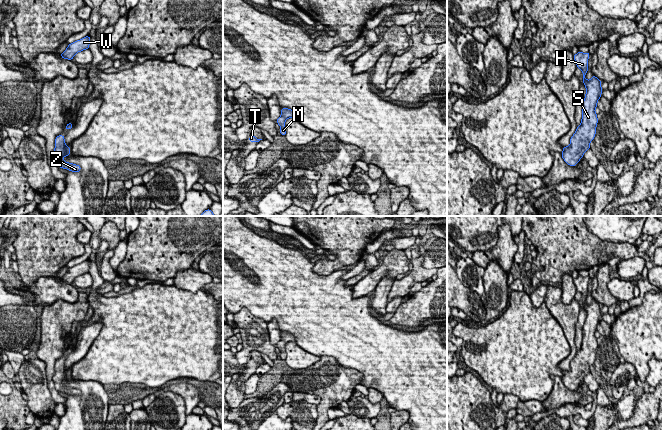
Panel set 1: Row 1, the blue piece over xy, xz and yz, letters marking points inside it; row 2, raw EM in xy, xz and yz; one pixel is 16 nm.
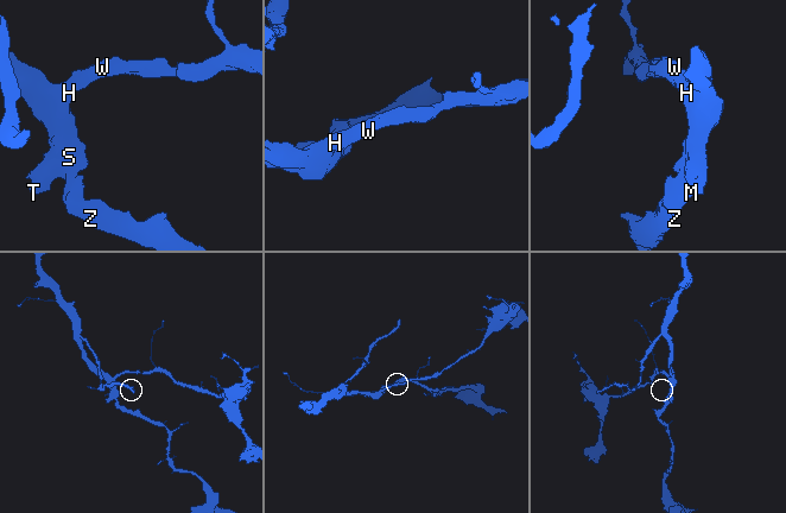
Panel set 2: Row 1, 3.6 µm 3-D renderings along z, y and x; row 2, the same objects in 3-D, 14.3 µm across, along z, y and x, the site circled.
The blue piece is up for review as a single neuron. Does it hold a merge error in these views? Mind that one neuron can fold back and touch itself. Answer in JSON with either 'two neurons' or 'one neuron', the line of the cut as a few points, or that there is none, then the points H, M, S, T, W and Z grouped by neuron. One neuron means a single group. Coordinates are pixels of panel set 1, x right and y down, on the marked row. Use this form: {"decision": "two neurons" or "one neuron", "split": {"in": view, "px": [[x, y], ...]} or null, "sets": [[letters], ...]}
{"decision": "one neuron", "split": null, "sets": [["H", "M", "S", "T", "W", "Z"]]}

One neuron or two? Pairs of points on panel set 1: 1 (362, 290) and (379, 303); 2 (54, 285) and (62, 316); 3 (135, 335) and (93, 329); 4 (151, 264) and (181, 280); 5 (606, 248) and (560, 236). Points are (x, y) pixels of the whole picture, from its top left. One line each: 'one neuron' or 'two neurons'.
1: two neurons
2: two neurons
3: two neurons
4: two neurons
5: one neuron

